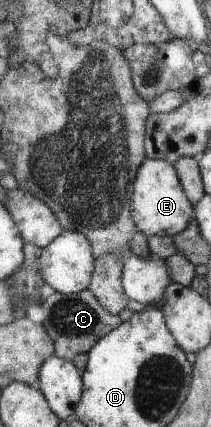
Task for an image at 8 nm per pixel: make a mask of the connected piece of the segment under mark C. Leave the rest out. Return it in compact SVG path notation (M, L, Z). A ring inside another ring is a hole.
M89 288L74 295L53 293L42 306L47 315L43 325L54 341L55 355L68 361L73 361L77 355L88 353L101 337L122 323L121 317L107 313L99 305L99 301L93 297Z

